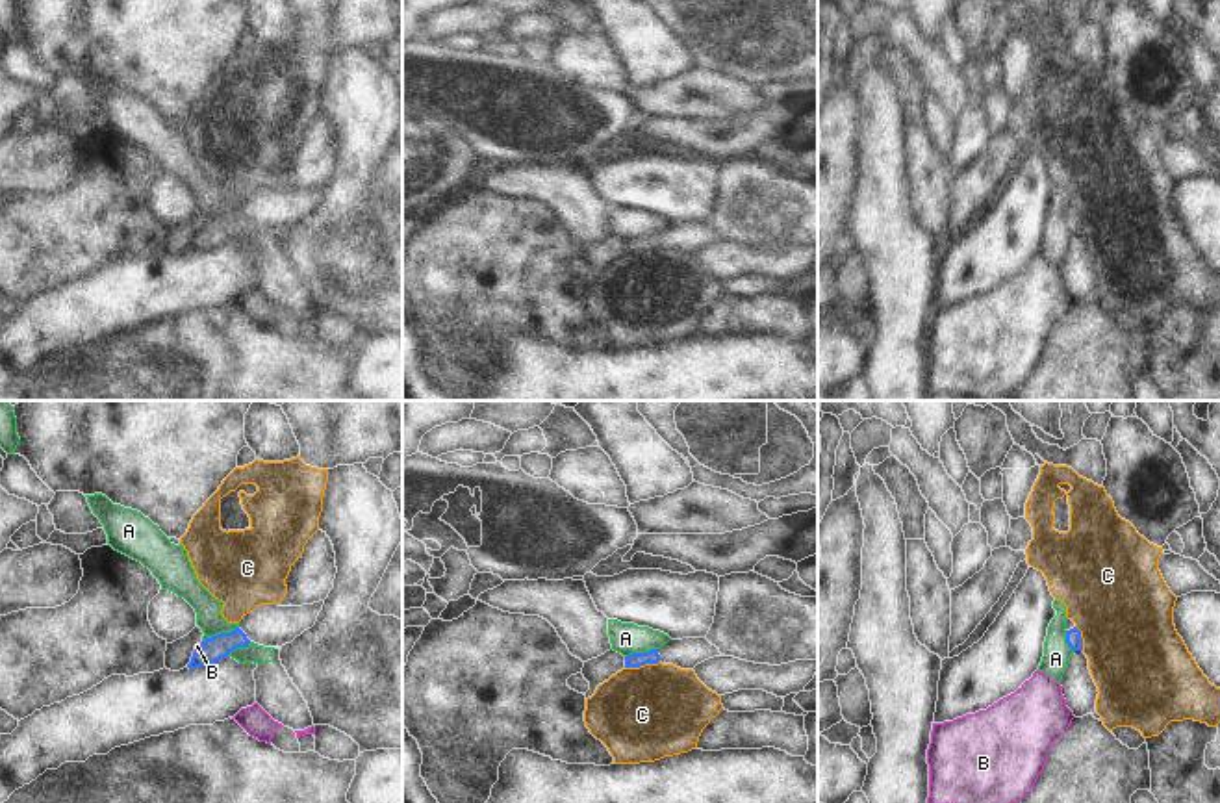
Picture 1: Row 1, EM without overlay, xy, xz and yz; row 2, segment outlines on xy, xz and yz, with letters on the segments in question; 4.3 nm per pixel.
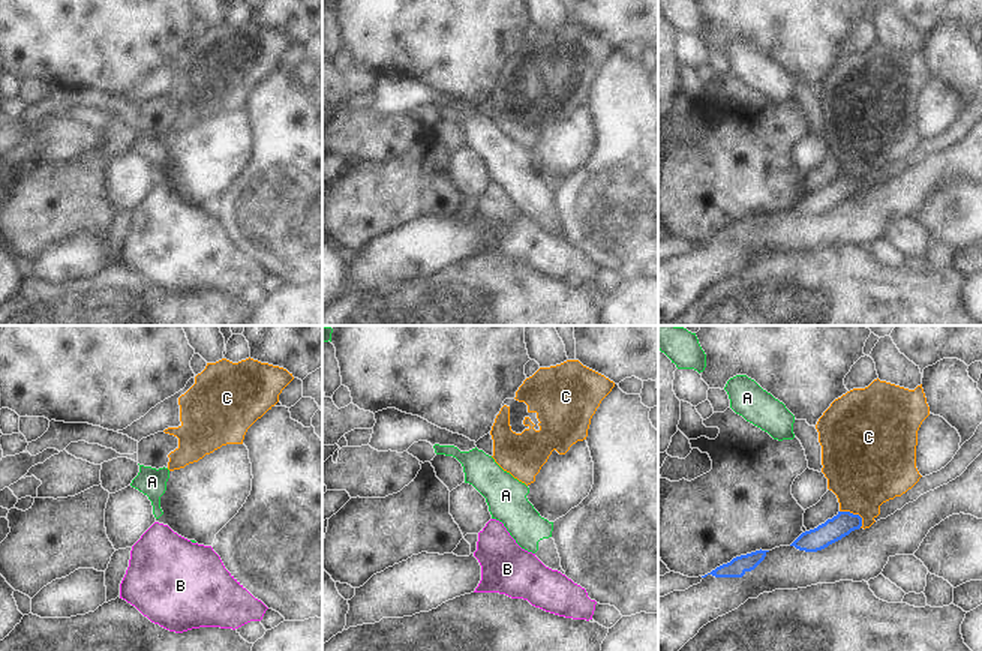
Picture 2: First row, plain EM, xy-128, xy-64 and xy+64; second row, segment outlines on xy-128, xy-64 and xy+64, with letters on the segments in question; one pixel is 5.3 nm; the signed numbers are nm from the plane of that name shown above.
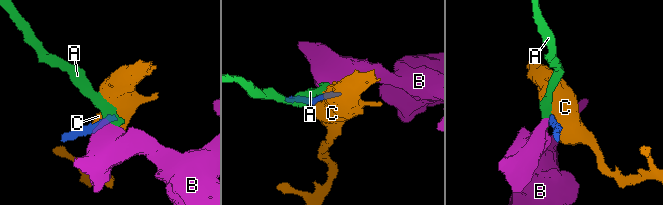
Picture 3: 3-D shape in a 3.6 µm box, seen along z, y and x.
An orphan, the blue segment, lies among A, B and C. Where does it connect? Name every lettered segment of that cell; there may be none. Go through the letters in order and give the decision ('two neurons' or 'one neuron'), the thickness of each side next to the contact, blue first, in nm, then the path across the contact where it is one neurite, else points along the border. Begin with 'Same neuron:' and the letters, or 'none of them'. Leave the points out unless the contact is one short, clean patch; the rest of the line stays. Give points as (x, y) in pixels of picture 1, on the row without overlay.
Same neuron: none of them
A: two neurons | 110/110 nm | along xy (238, 210), (203, 225)
B: two neurons | 110/20 nm | along xy (203, 227), (193, 238)
C: two neurons | 60/420 nm

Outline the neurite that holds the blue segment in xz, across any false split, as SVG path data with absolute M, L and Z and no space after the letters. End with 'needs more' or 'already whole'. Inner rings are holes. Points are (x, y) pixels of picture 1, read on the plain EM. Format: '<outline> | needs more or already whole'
M682 223L669 224L660 234L651 234L647 237L632 237L625 241L625 252L640 252L645 249L673 249L680 254L693 254L697 249L723 241L716 230L706 223Z | needs more

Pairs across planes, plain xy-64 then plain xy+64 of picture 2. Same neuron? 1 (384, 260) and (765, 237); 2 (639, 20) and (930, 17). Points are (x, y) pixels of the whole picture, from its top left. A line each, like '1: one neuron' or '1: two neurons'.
1: one neuron
2: one neuron

